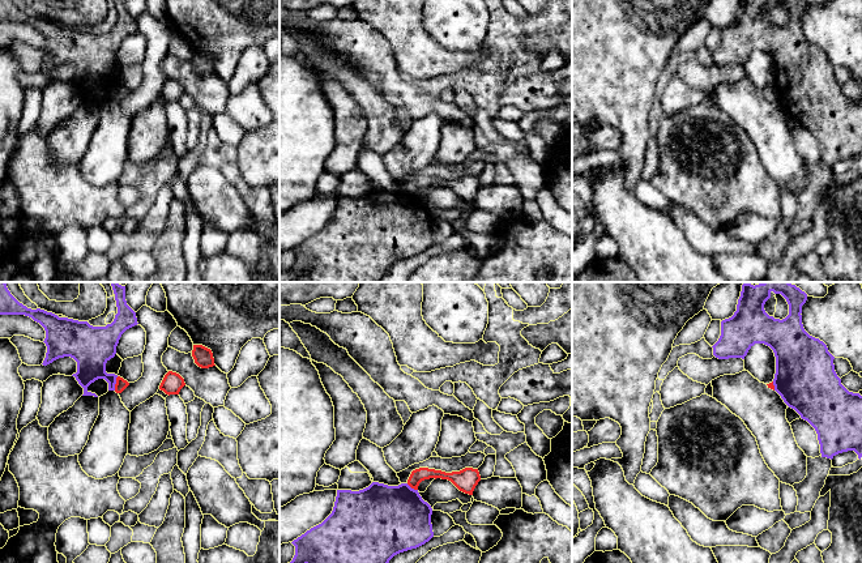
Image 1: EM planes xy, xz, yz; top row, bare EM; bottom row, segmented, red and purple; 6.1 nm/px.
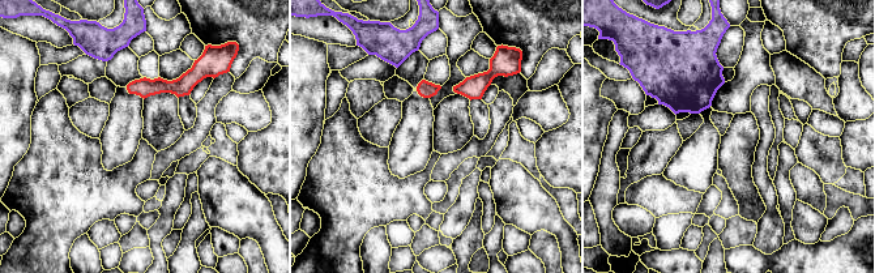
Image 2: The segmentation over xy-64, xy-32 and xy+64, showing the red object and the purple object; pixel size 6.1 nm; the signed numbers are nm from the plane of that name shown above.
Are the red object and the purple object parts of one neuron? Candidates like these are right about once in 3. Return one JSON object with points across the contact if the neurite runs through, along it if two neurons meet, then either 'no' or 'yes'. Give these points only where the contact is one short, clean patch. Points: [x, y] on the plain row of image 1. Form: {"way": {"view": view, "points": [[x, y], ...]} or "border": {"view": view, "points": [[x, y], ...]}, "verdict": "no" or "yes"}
{"verdict": "no"}

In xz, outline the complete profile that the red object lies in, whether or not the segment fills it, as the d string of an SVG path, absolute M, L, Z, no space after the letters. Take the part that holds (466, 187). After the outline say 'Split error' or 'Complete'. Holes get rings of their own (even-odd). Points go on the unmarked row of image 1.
M419 175L411 179L407 192L418 197L418 193L422 188L430 185L441 185L451 188L460 199L473 202L473 199L478 189L481 188L481 183L478 176L465 175L460 179L445 180L441 178L428 176L428 175Z. Complete

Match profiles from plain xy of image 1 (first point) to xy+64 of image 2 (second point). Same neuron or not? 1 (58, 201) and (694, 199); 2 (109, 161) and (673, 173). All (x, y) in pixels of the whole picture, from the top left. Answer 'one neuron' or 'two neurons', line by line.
1: one neuron
2: one neuron

